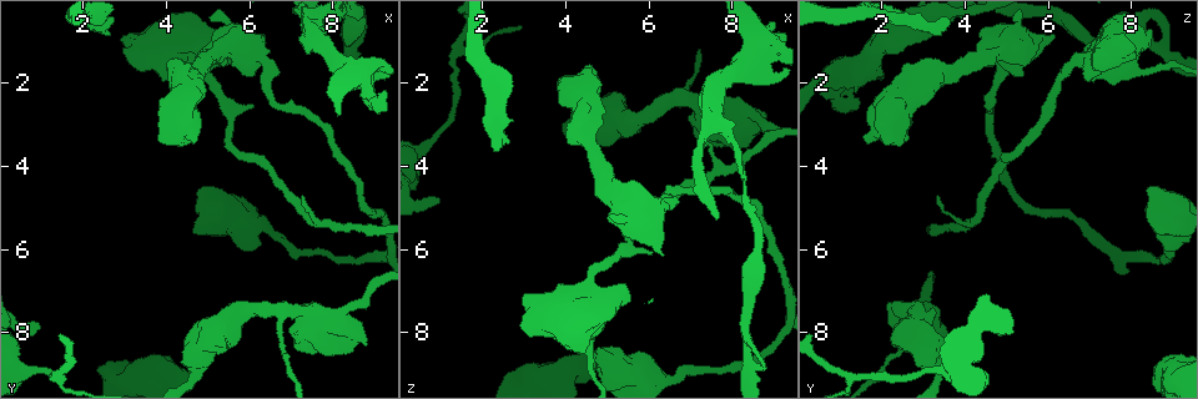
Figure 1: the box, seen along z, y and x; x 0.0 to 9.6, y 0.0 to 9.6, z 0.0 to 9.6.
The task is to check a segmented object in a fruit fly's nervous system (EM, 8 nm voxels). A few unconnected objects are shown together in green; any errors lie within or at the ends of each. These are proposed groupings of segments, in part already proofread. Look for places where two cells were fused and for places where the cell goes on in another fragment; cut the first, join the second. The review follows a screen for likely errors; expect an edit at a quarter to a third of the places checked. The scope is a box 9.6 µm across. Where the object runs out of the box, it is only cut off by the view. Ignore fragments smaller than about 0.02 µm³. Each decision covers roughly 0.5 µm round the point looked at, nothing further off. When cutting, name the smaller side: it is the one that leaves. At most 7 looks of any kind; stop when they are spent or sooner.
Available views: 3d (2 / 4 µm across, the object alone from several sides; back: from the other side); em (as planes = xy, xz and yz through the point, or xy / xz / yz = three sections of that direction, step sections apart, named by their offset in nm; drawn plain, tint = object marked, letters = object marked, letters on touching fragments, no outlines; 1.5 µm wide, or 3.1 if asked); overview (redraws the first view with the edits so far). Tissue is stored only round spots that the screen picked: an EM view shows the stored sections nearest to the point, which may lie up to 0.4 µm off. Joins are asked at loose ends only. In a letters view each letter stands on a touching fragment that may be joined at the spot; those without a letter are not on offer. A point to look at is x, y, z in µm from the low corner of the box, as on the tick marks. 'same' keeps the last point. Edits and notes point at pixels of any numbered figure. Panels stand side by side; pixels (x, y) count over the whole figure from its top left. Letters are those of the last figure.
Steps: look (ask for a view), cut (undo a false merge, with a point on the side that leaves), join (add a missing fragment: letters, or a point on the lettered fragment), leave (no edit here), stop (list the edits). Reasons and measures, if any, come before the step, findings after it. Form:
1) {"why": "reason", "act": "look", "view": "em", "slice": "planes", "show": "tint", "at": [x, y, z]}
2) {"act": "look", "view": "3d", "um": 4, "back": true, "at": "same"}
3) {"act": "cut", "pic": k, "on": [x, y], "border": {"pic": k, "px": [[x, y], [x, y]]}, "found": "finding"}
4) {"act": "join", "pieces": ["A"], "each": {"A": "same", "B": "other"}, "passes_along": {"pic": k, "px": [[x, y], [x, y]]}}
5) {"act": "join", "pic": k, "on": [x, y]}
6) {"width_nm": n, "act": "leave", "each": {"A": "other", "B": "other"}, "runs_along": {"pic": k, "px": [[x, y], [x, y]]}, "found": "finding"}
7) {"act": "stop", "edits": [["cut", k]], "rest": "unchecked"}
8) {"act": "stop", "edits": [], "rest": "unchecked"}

{"why": "free end", "act": "look", "view": "3d", "um": 2, "at": [0.95, 7.85, 4.80]}

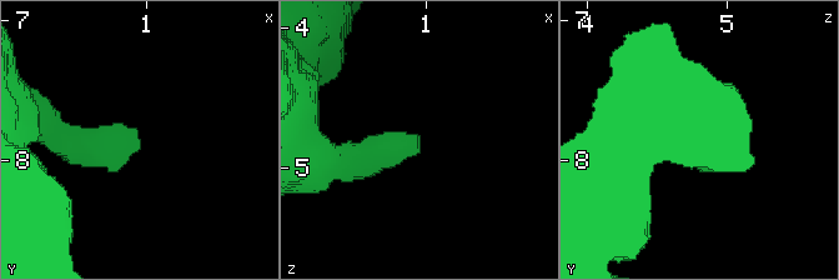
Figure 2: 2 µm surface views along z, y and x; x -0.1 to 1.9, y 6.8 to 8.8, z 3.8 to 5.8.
{"why": "shape alone is not enough", "act": "look", "view": "em", "slice": "planes", "show": "tint", "at": [0.94, 7.84, 4.78]}

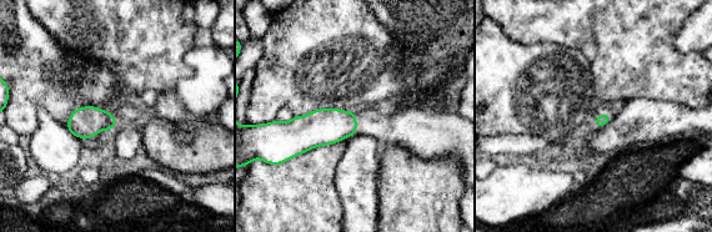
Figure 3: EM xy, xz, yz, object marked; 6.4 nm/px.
{"act": "look", "view": "em", "slice": "planes", "show": "letters", "at": "same"}

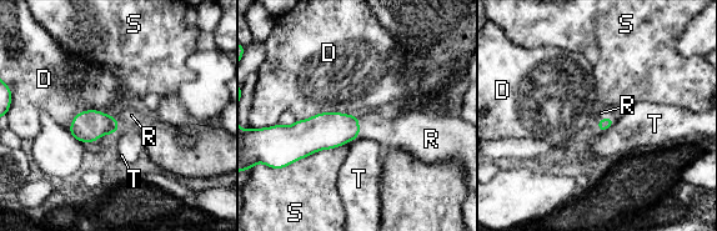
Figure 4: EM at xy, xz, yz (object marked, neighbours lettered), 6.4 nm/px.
{"act": "join", "pieces": ["R"], "each": {"D": "other", "R": "same", "S": "other", "T": "other"}, "found": "it goes on there"}

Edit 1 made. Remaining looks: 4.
{"act": "look", "view": "overview"}

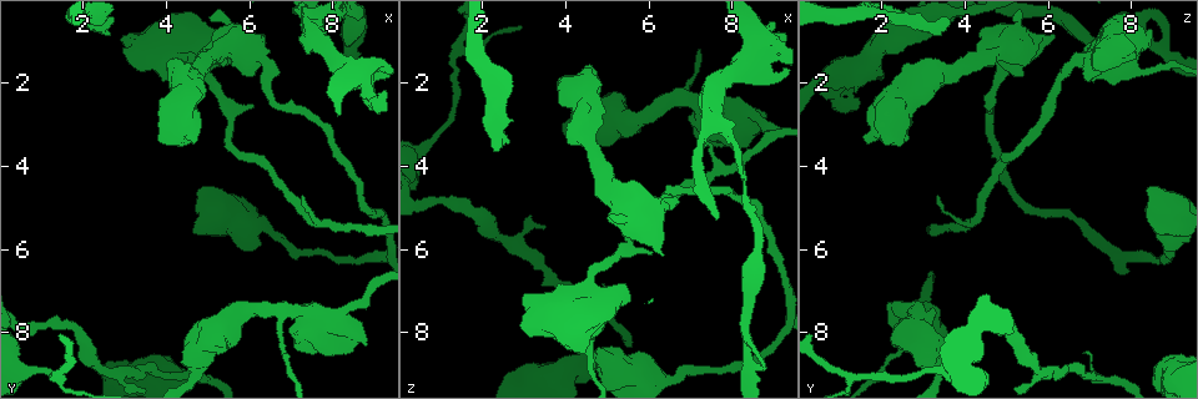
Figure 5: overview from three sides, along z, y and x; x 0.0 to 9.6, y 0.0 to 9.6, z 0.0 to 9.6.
{"why": "an open end", "act": "look", "view": "em", "slice": "planes", "show": "letters", "at": [4.80, 4.60, 8.40]}

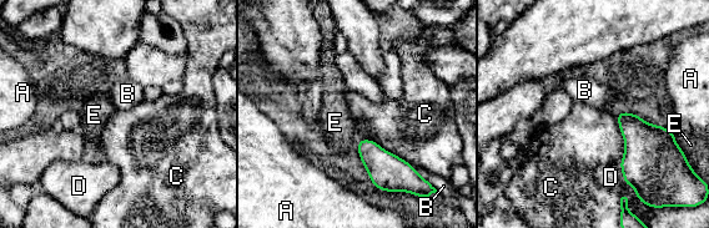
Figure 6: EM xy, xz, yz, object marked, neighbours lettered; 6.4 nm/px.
{"longest_contact_nm": ["C", 340], "act": "leave", "each": {"A": "other", "B": "other", "C": "other", "D": "other", "E": "other"}, "border": {"pic": 6, "px": [[616, 114], [623, 138], [619, 165]]}, "found": "none of them fits"}

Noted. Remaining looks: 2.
{"act": "stop", "edits": [["join", 4]], "rest": "unchecked"}

